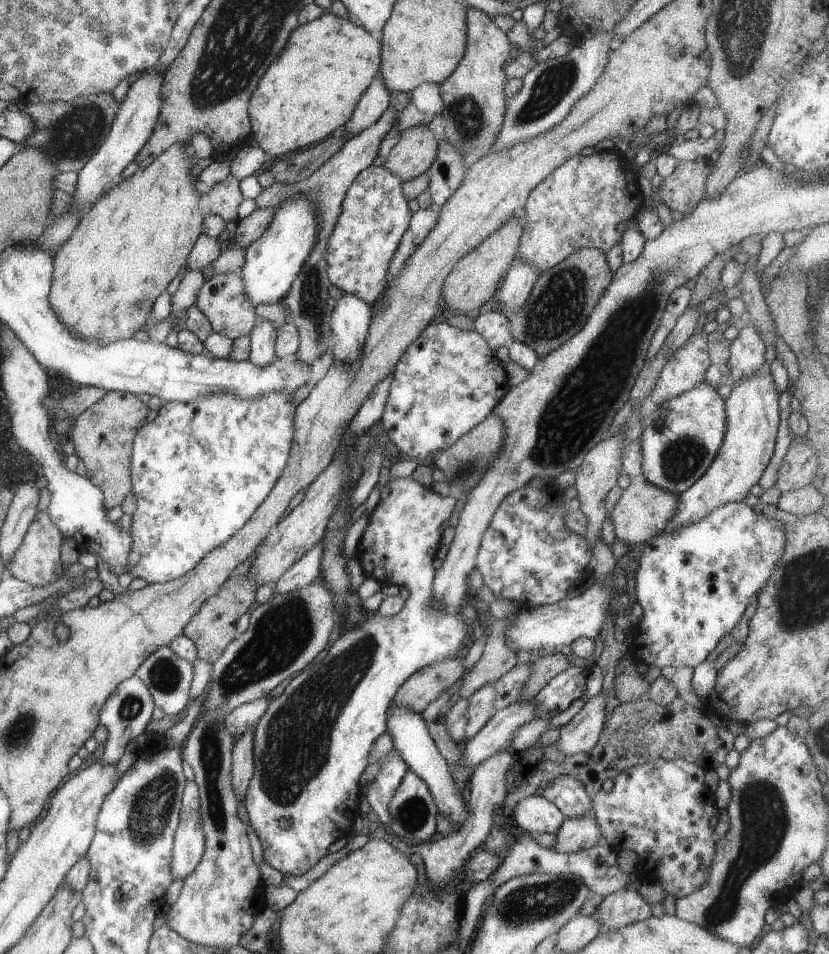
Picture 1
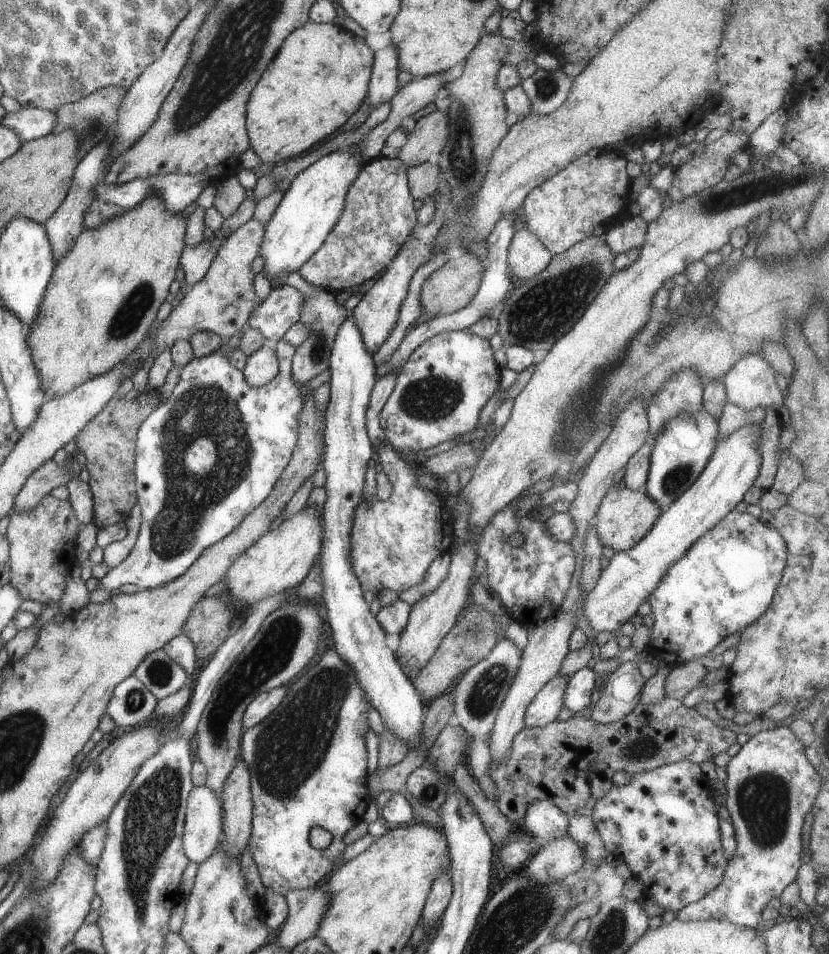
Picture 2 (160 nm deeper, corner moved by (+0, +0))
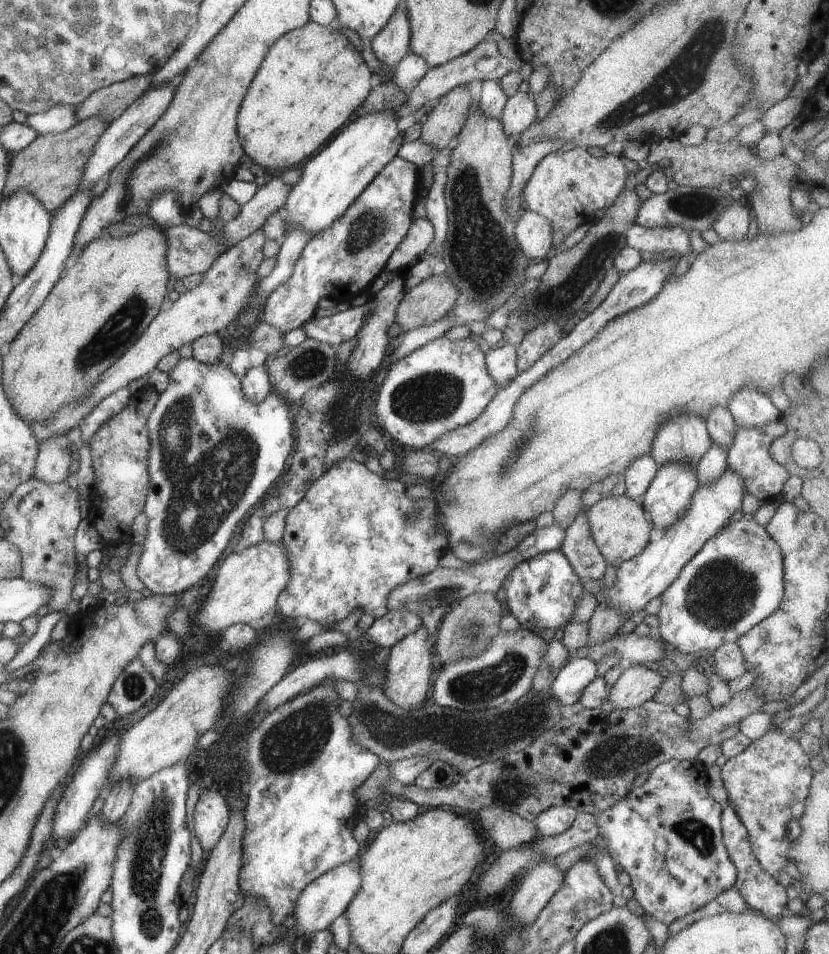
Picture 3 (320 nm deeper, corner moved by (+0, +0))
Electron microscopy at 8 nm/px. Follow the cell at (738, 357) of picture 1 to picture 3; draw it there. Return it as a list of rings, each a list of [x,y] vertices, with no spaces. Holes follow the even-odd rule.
[[[747,384],[730,395],[726,408],[736,426],[741,428],[761,428],[764,424],[779,420],[781,416],[769,401],[769,396]]]

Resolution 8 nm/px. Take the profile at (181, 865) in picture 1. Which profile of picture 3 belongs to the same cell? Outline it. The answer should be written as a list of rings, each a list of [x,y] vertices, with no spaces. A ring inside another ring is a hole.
[[[215,785],[198,796],[193,810],[194,831],[202,849],[212,848],[219,840],[229,820],[228,812],[222,790]]]

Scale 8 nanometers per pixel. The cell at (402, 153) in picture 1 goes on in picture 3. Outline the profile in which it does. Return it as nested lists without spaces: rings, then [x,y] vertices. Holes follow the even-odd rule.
[[[465,85],[453,87],[442,94],[422,123],[421,142],[437,149],[446,147],[451,136],[461,130],[471,104],[472,99]]]

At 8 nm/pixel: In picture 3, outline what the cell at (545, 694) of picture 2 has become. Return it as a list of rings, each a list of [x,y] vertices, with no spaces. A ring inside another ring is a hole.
[[[569,659],[554,676],[549,695],[560,707],[573,704],[581,696],[583,688],[595,676],[596,664],[589,659]]]

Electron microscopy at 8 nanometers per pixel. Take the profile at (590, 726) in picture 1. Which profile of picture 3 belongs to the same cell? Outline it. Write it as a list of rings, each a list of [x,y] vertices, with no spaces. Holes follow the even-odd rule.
[[[623,665],[623,671],[610,688],[606,700],[616,709],[636,707],[651,699],[662,682],[657,671],[641,665]]]

